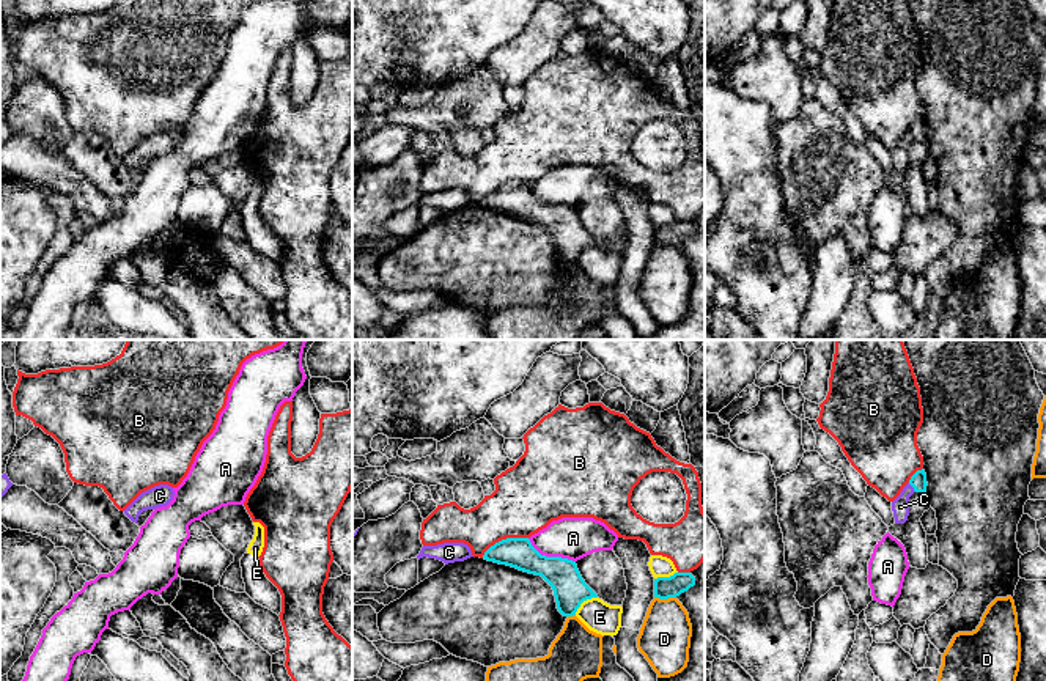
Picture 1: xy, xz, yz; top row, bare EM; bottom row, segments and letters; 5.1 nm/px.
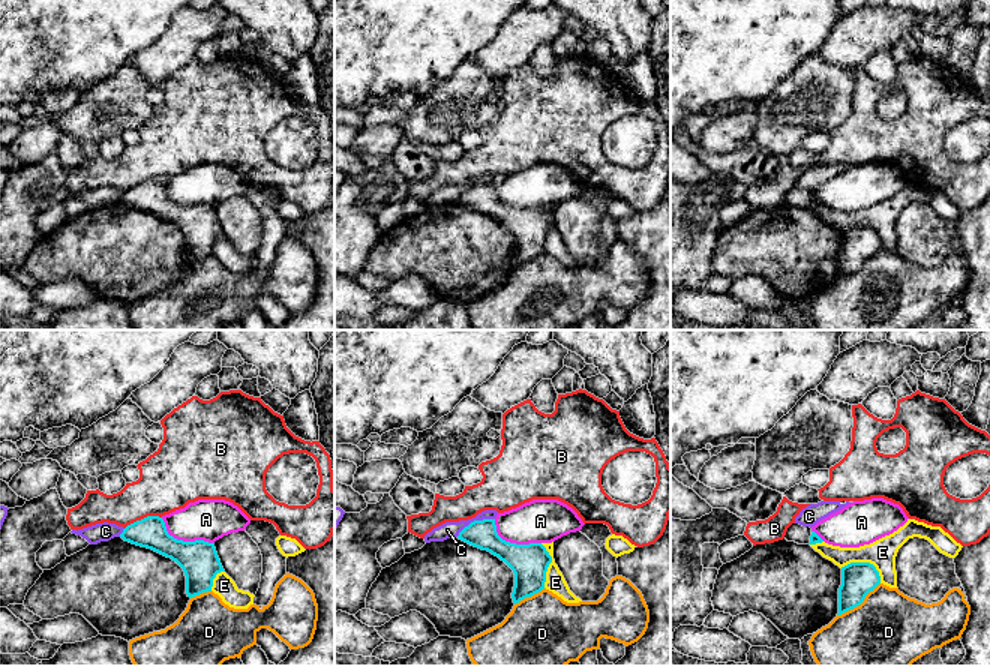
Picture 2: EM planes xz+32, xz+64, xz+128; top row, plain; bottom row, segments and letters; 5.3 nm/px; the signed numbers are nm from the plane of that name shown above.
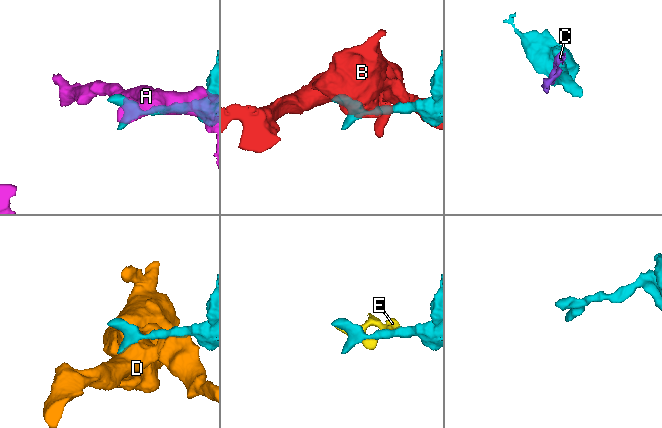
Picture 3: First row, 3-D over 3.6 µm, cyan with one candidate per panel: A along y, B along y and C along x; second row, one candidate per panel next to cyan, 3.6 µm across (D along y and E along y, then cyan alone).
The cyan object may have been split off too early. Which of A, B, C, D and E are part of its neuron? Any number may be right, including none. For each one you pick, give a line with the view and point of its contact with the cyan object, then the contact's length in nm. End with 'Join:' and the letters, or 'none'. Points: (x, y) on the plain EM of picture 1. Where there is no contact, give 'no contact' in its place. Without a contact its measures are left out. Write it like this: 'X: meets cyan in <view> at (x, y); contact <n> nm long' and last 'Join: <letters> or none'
Join: none

